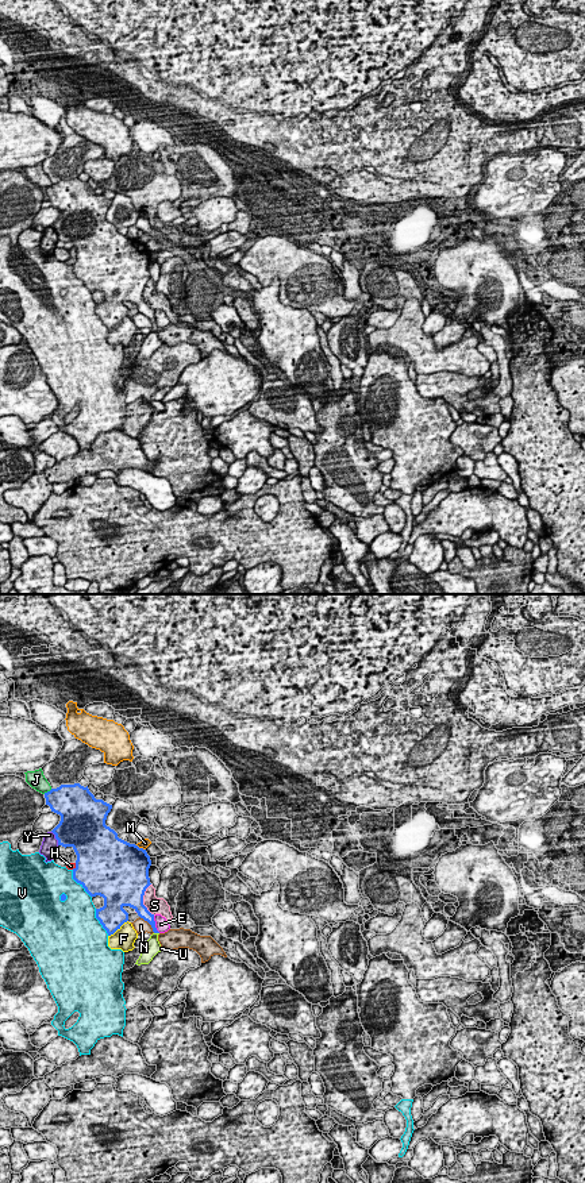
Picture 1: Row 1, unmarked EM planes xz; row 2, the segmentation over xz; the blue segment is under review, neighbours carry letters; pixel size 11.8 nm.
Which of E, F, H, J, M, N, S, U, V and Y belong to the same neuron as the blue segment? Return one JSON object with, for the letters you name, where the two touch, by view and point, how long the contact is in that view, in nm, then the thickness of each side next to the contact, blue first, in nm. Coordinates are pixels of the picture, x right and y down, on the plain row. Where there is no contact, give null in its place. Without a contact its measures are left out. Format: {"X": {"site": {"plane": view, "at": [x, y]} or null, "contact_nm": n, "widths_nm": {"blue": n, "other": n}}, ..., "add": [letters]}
{"U": {"site": {"plane": "xz", "at": [157, 327]}, "contact_nm": 70, "widths_nm": {"blue": 120, "other": 200}}, "add": ["U"]}

